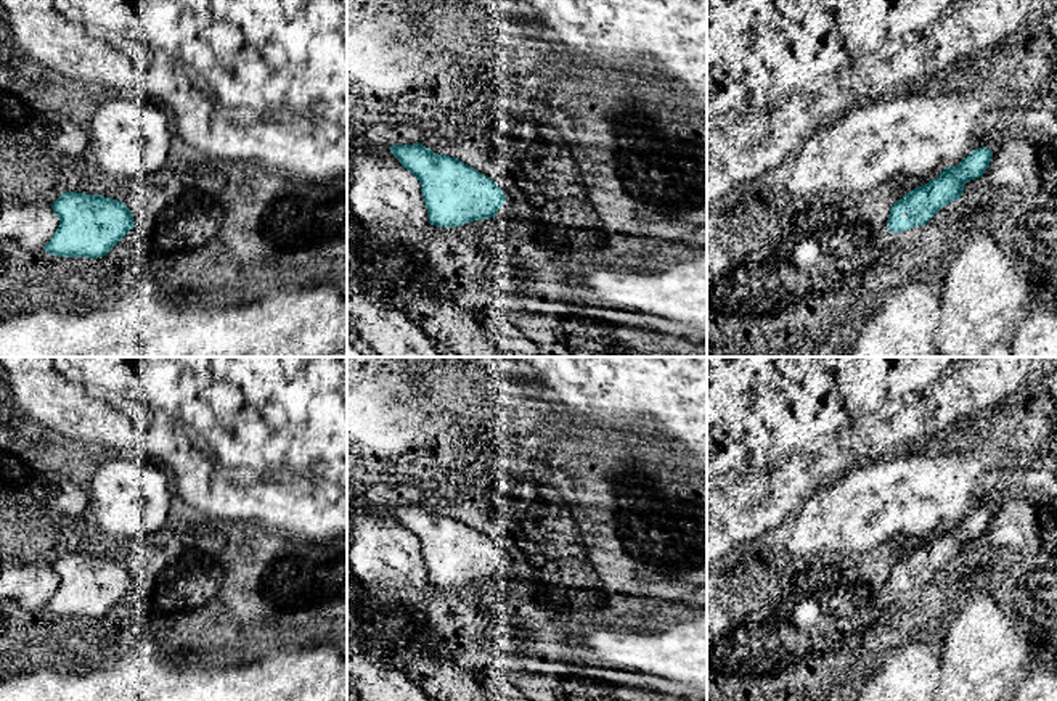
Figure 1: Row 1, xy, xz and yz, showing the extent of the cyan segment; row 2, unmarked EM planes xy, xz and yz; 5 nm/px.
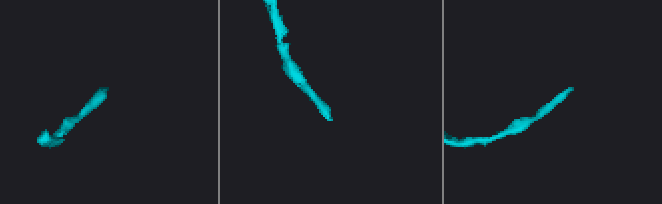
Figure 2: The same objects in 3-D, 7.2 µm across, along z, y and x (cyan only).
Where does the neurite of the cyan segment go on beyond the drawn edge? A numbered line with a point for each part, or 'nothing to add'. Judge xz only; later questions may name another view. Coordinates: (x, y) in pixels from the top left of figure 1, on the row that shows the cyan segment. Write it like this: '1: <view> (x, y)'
1: xz (506, 211)

